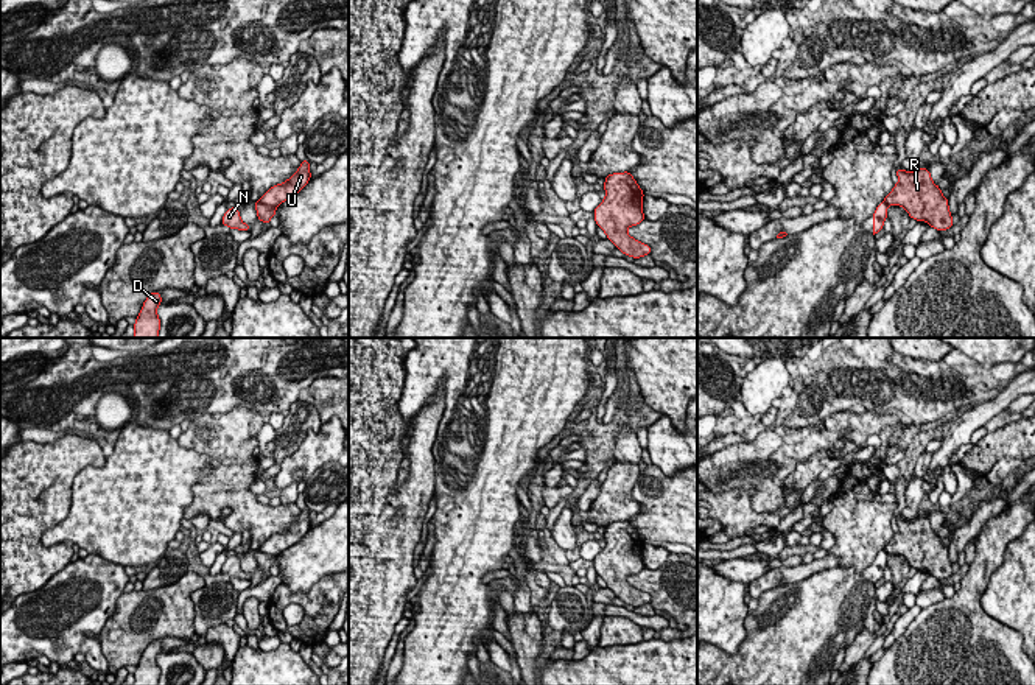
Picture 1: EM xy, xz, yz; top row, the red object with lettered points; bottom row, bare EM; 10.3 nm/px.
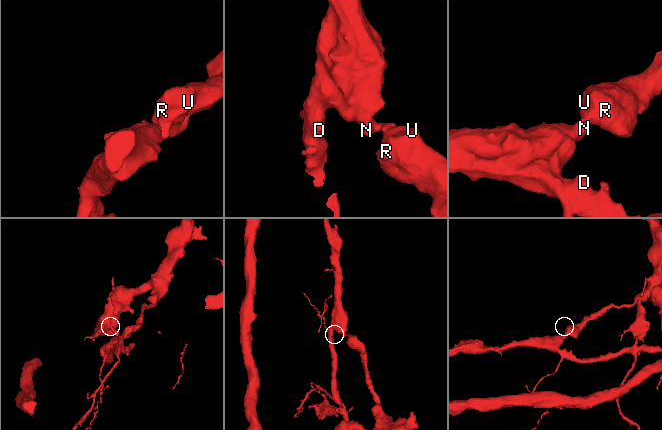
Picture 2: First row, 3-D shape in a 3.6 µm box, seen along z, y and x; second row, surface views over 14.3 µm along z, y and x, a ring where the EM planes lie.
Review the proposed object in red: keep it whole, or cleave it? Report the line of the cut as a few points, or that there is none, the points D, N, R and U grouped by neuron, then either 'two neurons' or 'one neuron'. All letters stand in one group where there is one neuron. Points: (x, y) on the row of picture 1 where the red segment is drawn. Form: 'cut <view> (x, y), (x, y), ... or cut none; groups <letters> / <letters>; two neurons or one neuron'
cut xy (259, 201), (274, 209); groups D N / R U; two neurons

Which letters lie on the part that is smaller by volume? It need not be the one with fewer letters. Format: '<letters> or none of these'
D, N

